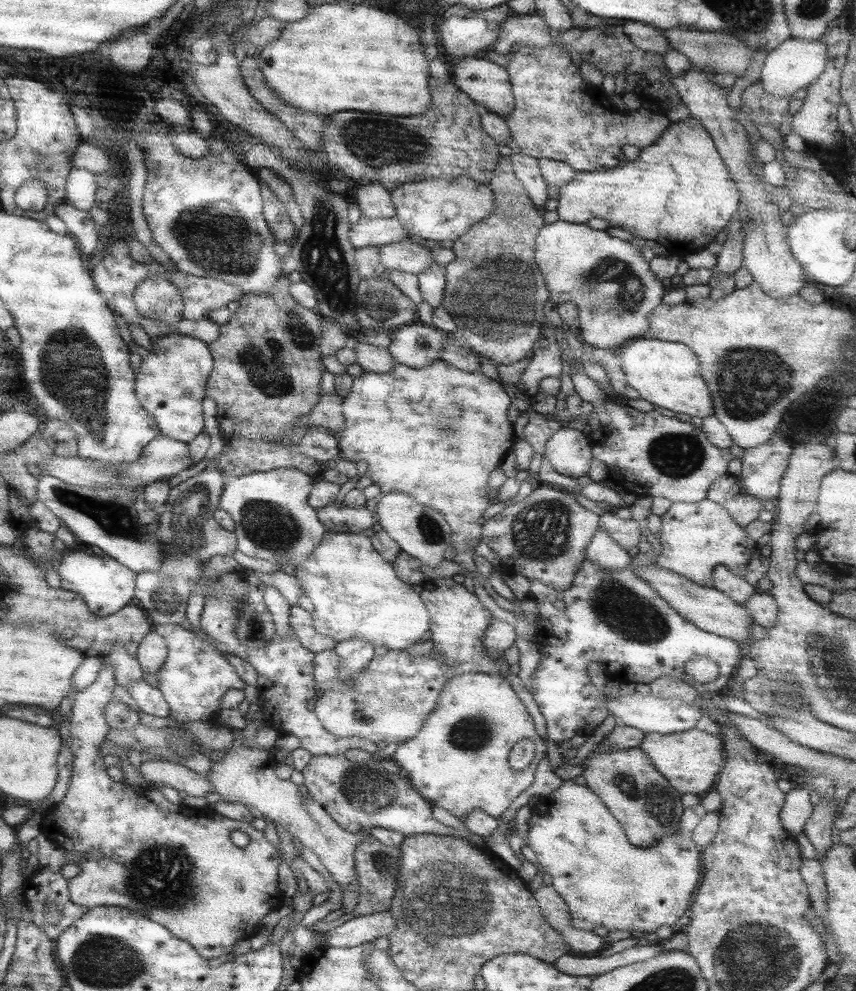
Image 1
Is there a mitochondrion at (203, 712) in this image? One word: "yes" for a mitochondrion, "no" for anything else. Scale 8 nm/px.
no

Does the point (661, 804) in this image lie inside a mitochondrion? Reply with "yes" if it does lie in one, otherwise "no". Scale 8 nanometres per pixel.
yes

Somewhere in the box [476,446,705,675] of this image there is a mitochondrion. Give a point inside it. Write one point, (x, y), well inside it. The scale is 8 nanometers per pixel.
(542, 533)

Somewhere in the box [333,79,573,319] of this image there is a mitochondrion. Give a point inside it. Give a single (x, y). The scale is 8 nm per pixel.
(380, 143)

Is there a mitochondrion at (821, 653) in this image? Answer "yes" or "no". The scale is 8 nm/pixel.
yes

